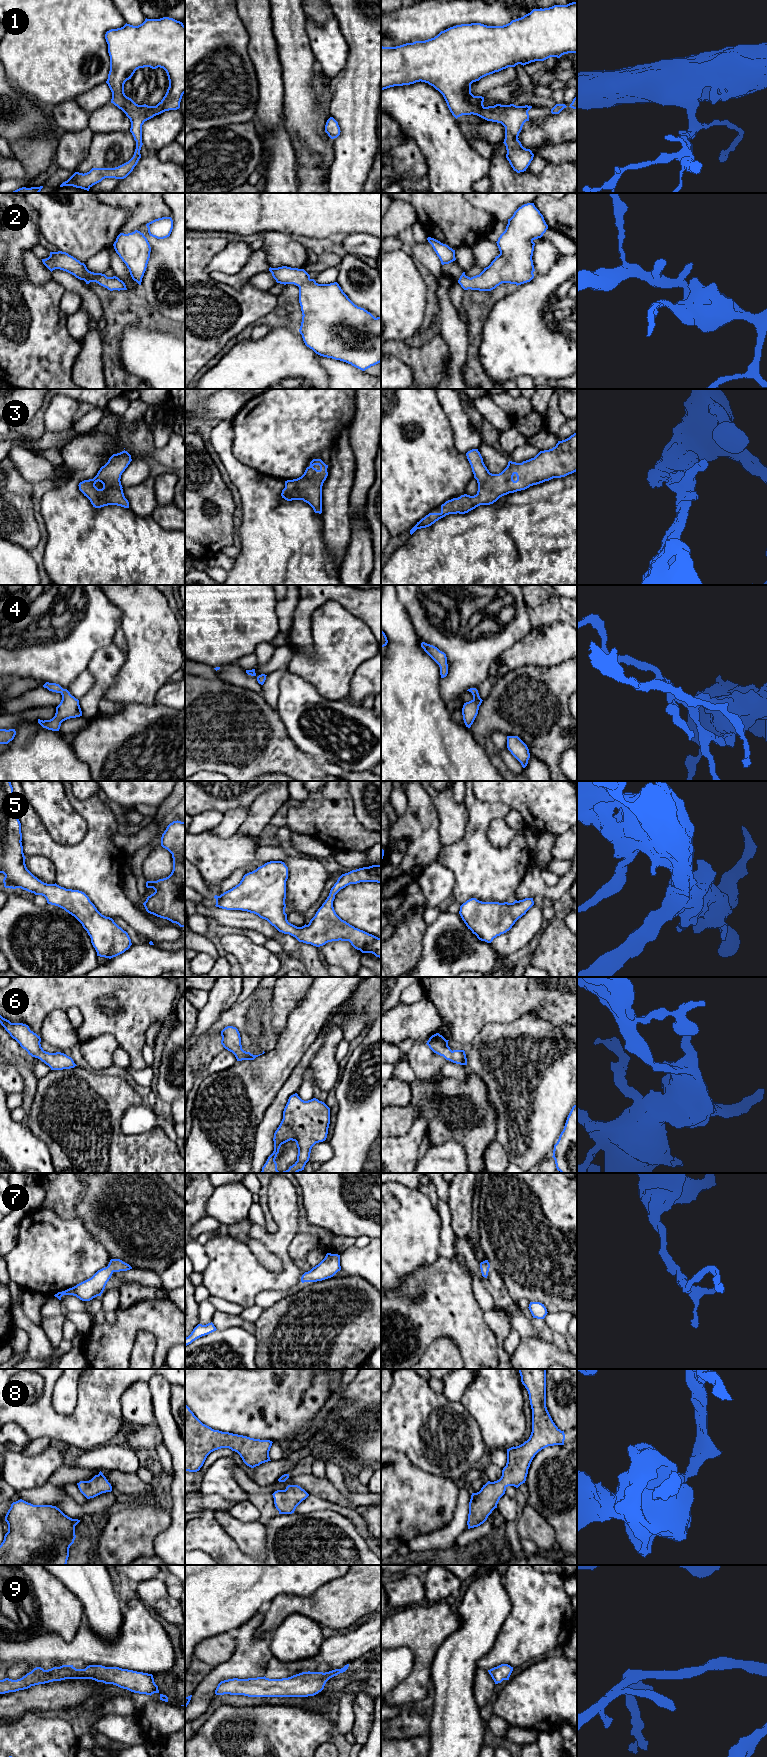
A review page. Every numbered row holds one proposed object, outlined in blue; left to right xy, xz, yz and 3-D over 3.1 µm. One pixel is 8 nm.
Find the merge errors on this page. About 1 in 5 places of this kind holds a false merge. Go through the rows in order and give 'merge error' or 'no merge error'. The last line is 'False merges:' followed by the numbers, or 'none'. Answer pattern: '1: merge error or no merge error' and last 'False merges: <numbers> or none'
1: no merge error
2: no merge error
3: no merge error
4: no merge error
5: no merge error
6: no merge error
7: no merge error
8: no merge error
9: no merge error
False merges: none

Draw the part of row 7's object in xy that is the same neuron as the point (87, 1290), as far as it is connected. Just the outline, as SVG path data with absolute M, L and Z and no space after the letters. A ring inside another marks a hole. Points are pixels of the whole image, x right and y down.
M111 1259L108 1266L98 1270L91 1278L69 1288L58 1292L54 1296L61 1300L63 1295L73 1295L82 1301L90 1301L101 1296L105 1286L114 1272L127 1271L132 1267L120 1259Z

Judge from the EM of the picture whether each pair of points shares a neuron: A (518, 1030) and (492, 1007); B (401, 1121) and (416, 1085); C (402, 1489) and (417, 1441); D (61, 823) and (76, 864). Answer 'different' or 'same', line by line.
A: different
B: same
C: different
D: different

